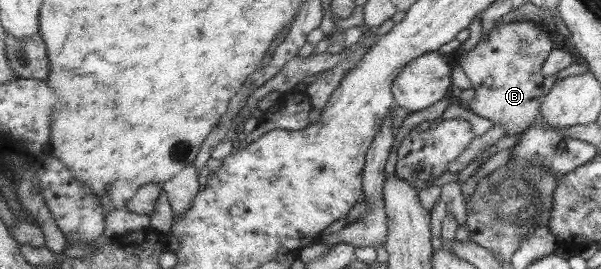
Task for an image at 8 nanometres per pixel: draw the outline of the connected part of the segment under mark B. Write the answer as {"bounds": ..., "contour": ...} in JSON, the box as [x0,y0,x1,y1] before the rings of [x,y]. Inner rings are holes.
{"bounds":[458,19,554,135],"contour":[[[524,19],[523,21],[512,21],[504,23],[498,20],[494,29],[488,33],[490,37],[483,37],[482,41],[458,57],[458,65],[472,83],[474,98],[469,101],[469,109],[472,113],[489,119],[493,125],[503,125],[506,135],[516,135],[525,132],[538,118],[540,111],[540,95],[542,95],[542,83],[544,74],[542,72],[544,62],[551,55],[554,43],[542,25],[534,25],[534,21]]]}

